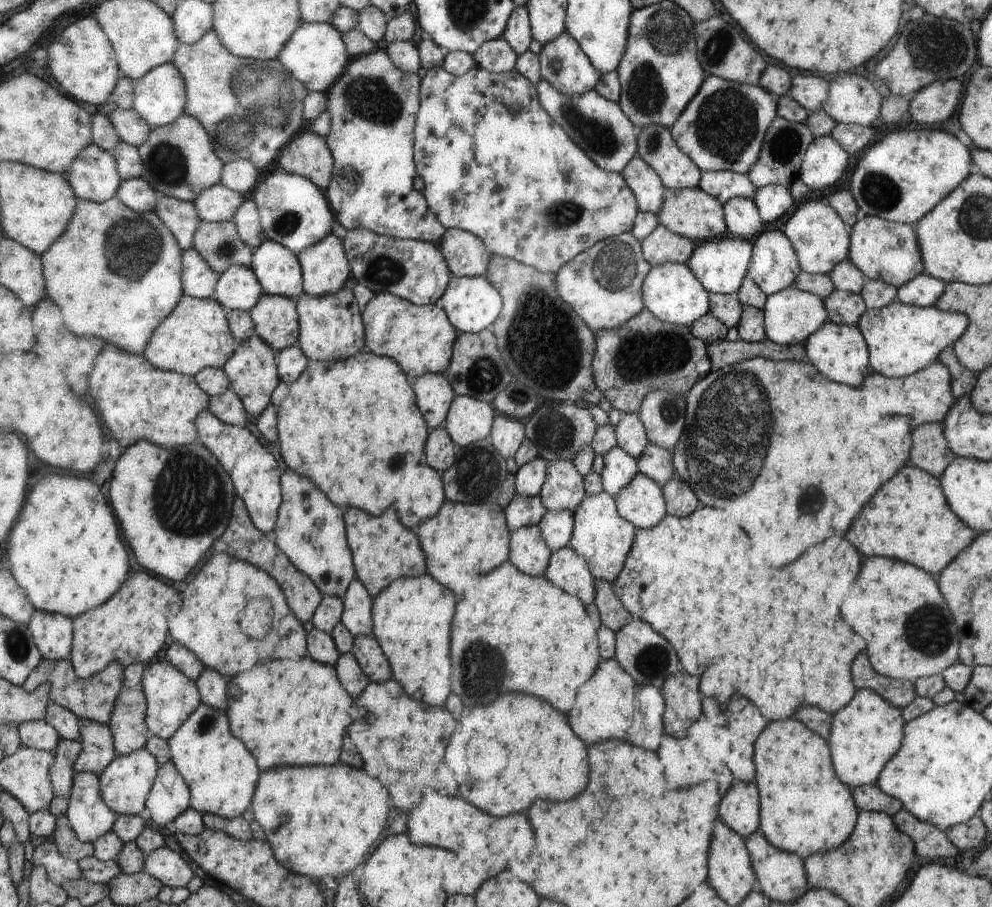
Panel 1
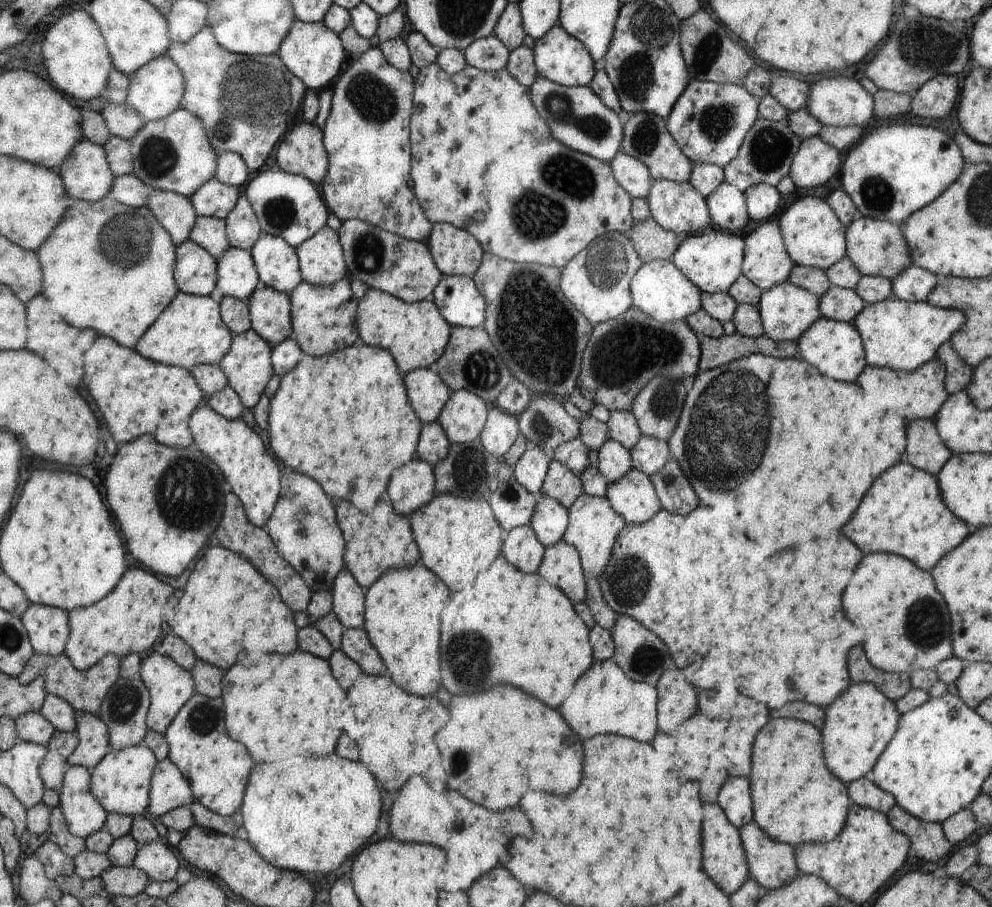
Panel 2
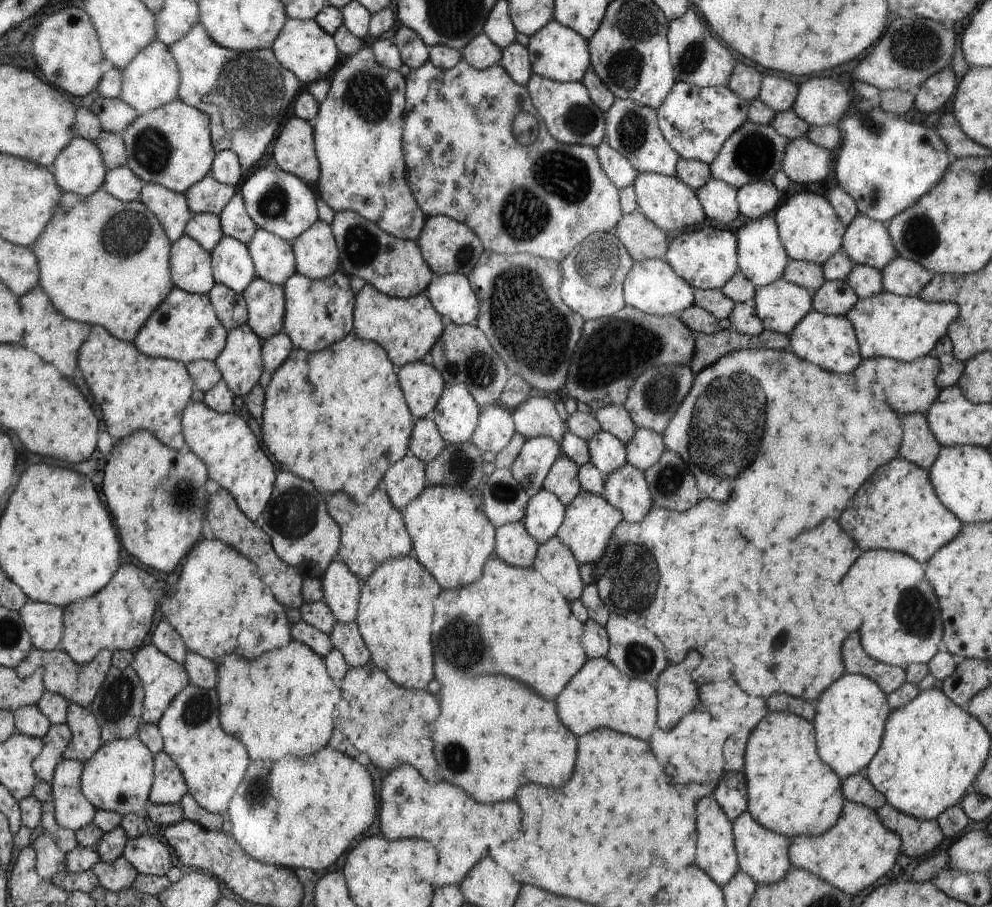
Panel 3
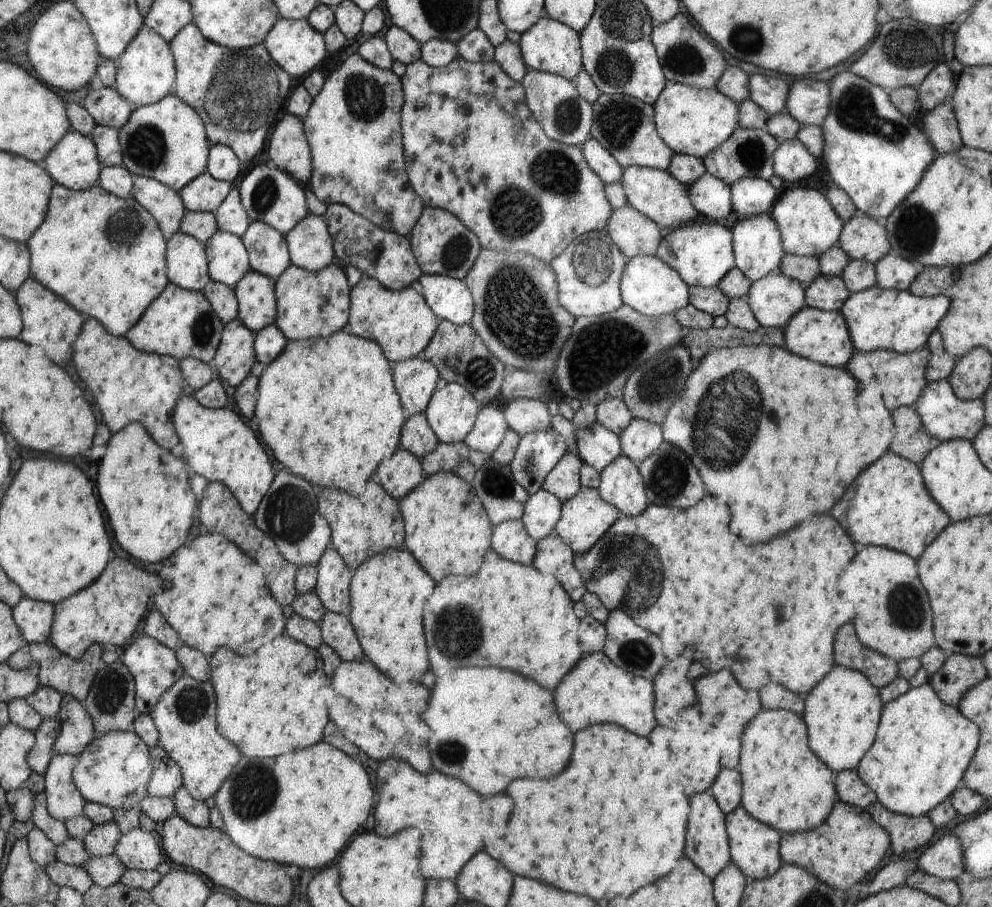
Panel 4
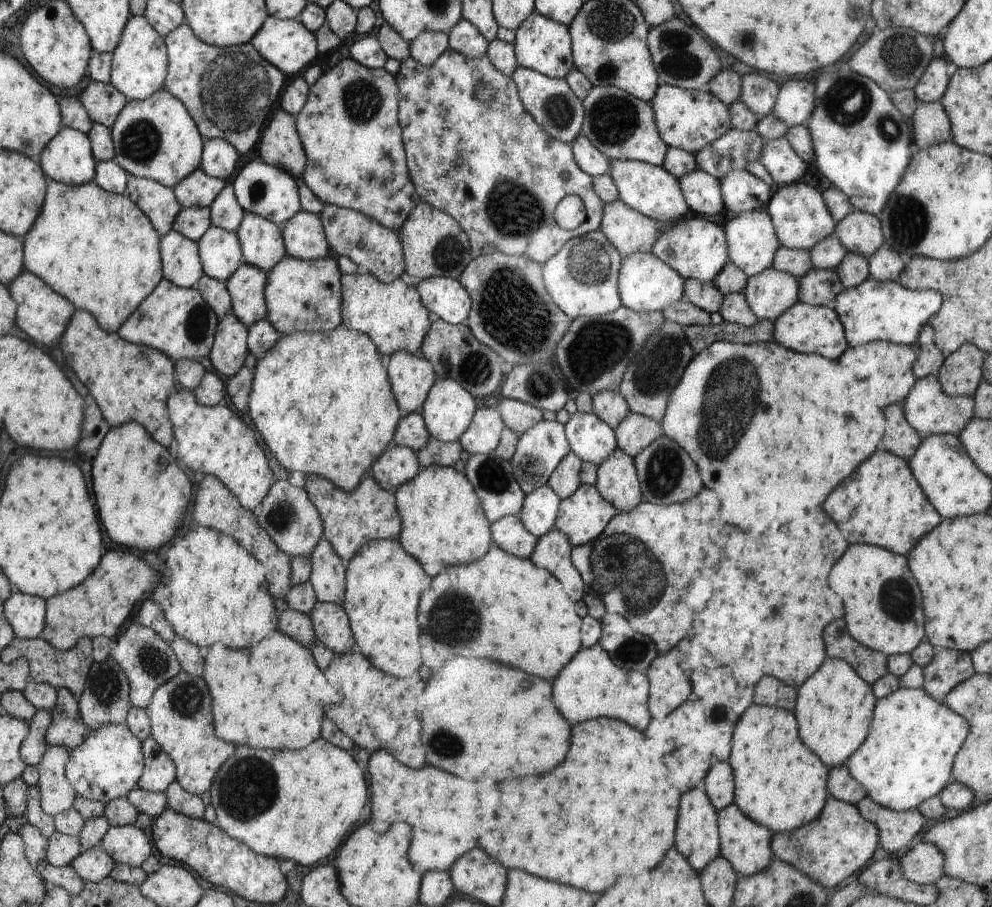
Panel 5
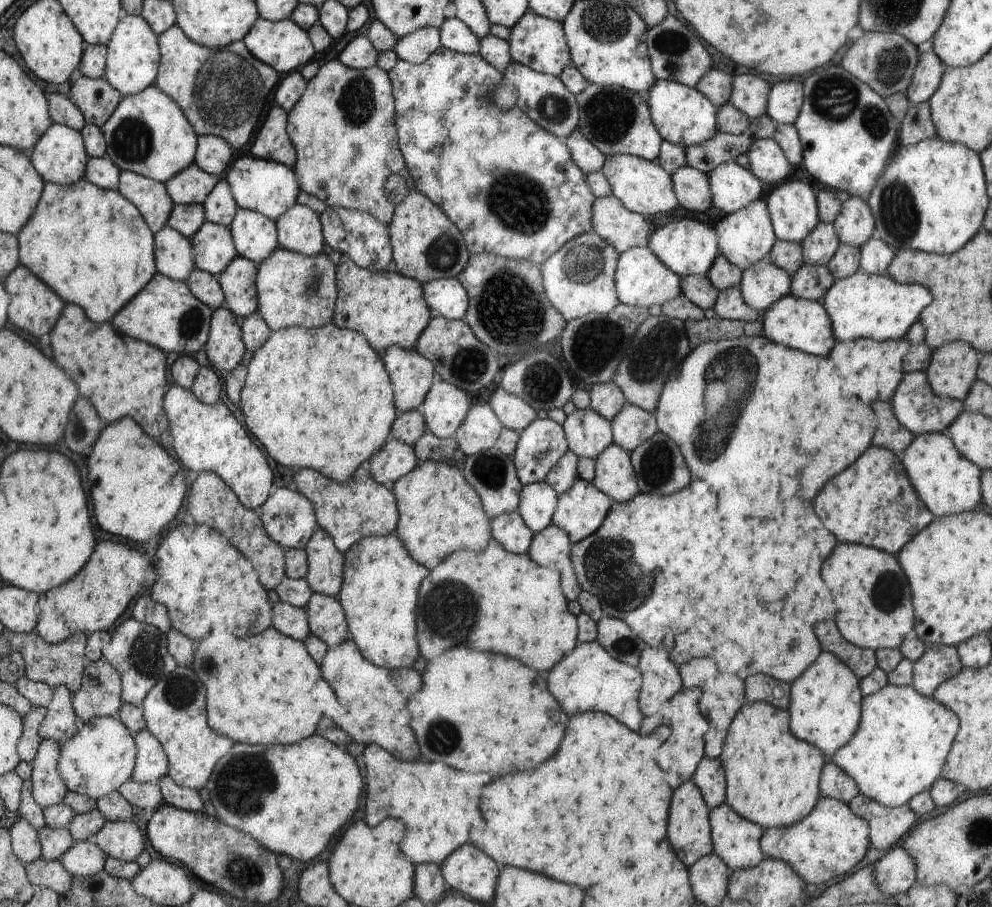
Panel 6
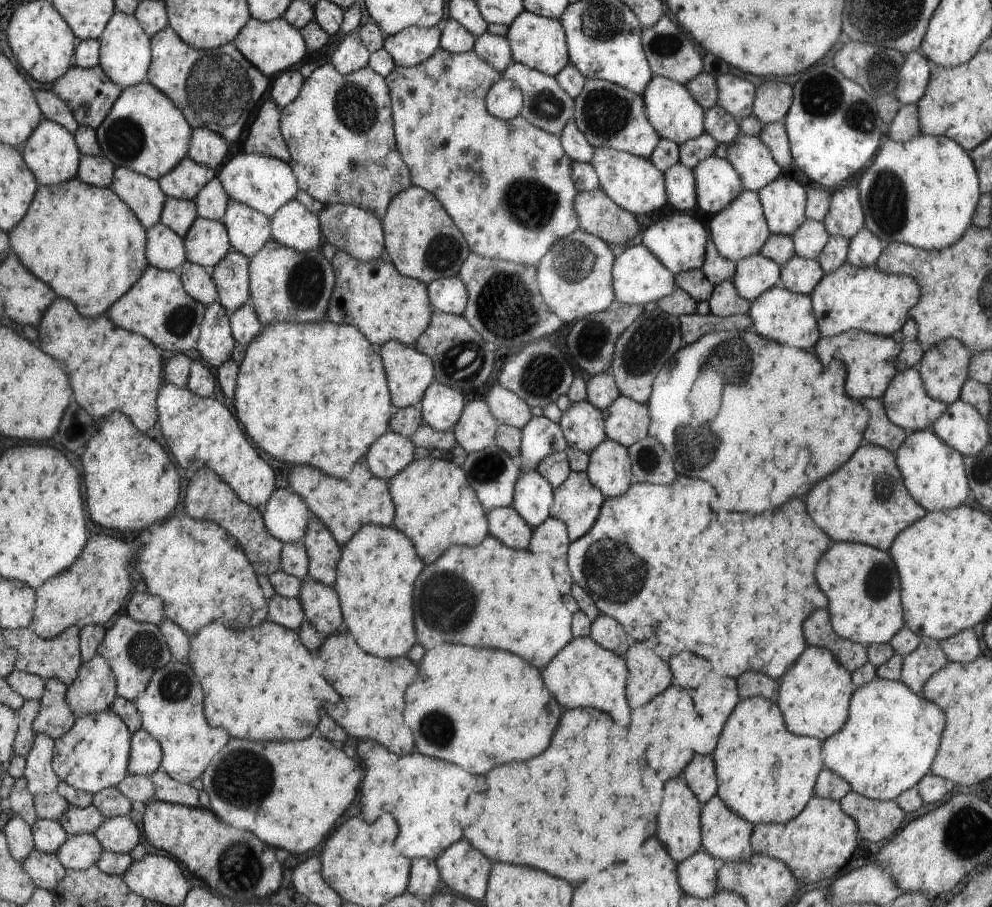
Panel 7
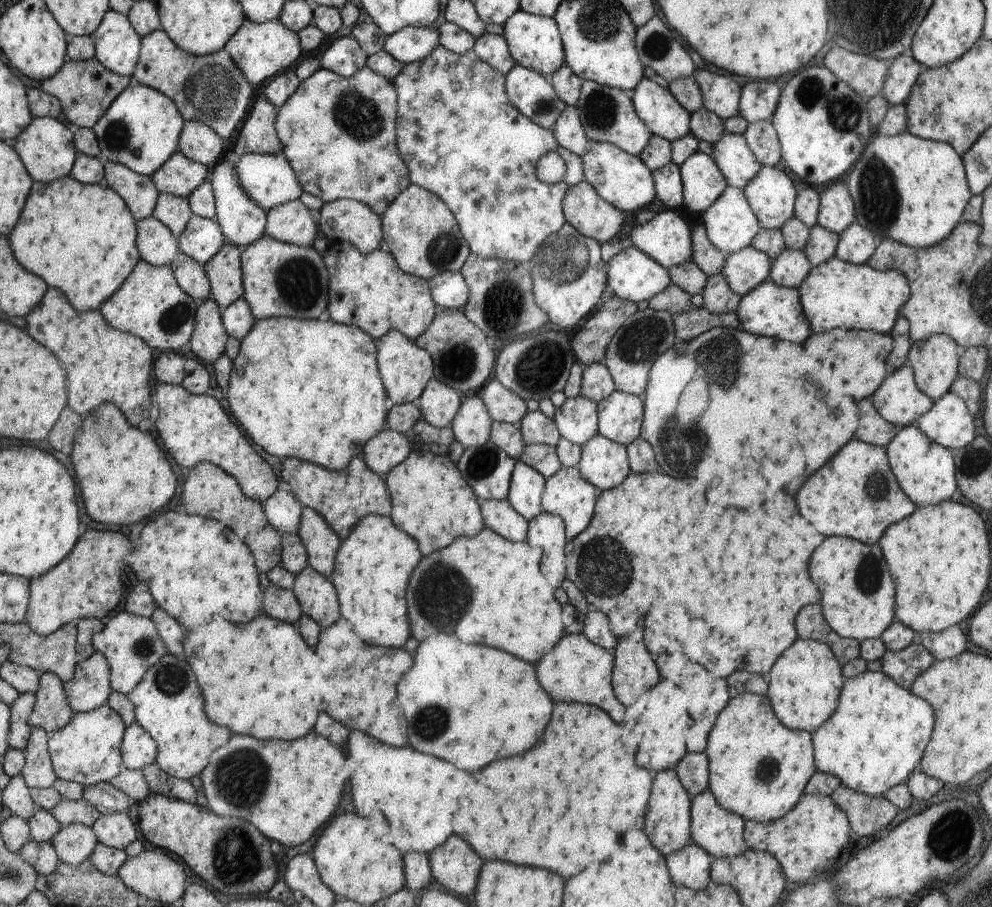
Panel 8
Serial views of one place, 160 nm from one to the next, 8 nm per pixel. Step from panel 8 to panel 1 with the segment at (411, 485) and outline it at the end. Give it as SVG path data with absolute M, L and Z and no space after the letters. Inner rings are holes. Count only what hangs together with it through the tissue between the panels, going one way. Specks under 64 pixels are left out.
M446 500L444 506L430 518L416 525L418 538L425 553L426 570L438 582L448 582L454 594L464 594L474 588L474 578L498 568L508 560L508 546L512 547L512 532L508 527L504 508L496 503L453 503Z

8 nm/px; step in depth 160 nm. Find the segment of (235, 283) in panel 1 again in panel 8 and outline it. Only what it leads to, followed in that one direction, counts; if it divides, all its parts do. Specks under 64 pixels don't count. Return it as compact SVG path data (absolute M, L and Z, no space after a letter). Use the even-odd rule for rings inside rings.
M193 215L177 241L180 251L205 264L228 240L215 219Z

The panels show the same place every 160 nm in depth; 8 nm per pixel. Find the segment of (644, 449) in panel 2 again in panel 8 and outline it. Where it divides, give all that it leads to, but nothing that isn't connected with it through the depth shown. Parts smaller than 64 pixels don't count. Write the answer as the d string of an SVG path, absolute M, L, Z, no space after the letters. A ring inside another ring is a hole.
M615 390L597 403L597 407L600 415L598 433L624 446L640 438L645 412L642 397Z

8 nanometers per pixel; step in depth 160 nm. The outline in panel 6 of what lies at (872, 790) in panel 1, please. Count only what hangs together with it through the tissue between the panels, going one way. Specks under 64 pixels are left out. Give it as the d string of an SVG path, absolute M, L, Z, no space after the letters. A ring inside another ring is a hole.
M830 760L823 766L819 778L819 793L821 797L837 799L844 803L856 798L858 785L839 766Z

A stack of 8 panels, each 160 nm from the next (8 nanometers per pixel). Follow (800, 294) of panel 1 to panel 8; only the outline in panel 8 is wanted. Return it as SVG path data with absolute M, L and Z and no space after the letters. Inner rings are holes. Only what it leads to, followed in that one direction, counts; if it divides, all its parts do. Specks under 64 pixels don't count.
M748 245L726 257L721 273L728 286L742 296L769 280L770 269L771 260L768 255Z

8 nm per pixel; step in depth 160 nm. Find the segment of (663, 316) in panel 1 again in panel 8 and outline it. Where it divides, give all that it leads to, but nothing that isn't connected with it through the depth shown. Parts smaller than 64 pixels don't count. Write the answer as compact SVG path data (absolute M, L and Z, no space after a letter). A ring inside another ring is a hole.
M634 245L611 258L608 279L611 294L636 304L672 283L666 268Z

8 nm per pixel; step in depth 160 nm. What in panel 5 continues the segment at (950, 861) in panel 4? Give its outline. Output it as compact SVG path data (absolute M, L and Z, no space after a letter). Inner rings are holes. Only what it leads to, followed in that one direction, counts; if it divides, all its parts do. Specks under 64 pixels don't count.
M924 841L909 846L909 850L898 862L901 864L902 876L916 884L932 885L936 879L944 876L942 853Z

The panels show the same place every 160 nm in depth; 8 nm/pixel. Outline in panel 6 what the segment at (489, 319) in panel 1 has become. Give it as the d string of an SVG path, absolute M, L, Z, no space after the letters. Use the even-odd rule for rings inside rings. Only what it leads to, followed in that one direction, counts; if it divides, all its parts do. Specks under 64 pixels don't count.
M457 277L428 281L426 298L430 298L432 312L455 321L465 317L469 305L468 292Z

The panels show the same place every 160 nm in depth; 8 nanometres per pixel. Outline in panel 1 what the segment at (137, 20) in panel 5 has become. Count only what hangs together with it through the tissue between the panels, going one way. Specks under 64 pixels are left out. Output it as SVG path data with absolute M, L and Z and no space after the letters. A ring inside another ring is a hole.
M173 63L162 64L142 78L133 80L134 104L132 109L149 124L150 127L168 126L185 114L185 106L188 104L188 92L185 90L185 80L181 72Z

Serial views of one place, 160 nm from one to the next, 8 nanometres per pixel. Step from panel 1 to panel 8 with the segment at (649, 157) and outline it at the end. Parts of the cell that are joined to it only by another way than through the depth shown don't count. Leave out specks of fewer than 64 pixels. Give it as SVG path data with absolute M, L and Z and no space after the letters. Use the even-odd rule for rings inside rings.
M584 81L575 106L580 110L590 142L611 142L631 155L639 155L649 144L652 134L646 123L638 118L630 92Z

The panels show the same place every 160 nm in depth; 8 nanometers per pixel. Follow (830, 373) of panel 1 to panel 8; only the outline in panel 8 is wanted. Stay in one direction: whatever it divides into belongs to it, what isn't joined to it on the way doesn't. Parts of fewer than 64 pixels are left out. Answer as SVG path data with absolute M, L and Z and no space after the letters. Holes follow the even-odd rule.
M765 280L761 285L755 286L749 293L741 296L735 313L738 315L738 330L746 331L755 335L772 336L788 342L804 342L812 329L808 324L800 294L797 289L777 286L770 280Z

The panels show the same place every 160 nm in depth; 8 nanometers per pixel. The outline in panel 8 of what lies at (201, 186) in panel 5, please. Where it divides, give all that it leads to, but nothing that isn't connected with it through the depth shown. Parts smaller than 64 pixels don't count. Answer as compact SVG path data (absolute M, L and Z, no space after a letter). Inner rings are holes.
M179 150L150 178L160 193L187 198L202 181L208 180L209 168L186 158Z

